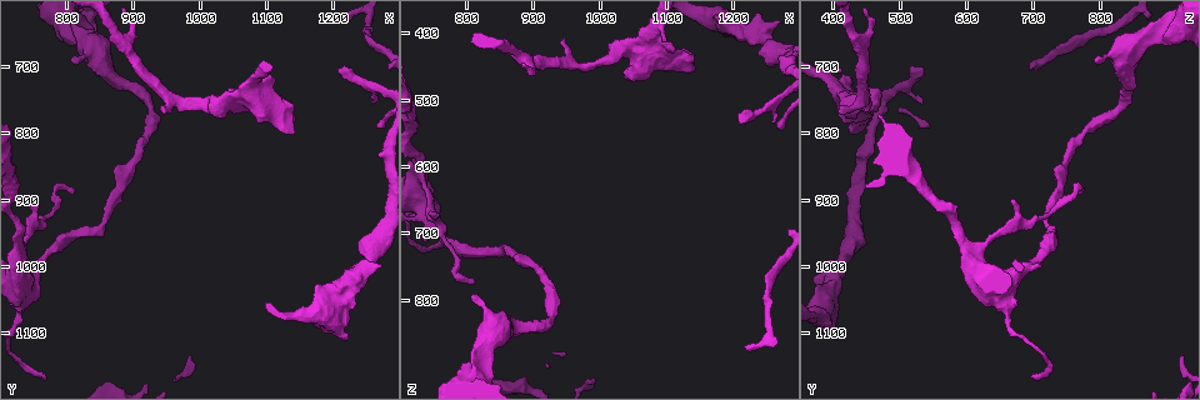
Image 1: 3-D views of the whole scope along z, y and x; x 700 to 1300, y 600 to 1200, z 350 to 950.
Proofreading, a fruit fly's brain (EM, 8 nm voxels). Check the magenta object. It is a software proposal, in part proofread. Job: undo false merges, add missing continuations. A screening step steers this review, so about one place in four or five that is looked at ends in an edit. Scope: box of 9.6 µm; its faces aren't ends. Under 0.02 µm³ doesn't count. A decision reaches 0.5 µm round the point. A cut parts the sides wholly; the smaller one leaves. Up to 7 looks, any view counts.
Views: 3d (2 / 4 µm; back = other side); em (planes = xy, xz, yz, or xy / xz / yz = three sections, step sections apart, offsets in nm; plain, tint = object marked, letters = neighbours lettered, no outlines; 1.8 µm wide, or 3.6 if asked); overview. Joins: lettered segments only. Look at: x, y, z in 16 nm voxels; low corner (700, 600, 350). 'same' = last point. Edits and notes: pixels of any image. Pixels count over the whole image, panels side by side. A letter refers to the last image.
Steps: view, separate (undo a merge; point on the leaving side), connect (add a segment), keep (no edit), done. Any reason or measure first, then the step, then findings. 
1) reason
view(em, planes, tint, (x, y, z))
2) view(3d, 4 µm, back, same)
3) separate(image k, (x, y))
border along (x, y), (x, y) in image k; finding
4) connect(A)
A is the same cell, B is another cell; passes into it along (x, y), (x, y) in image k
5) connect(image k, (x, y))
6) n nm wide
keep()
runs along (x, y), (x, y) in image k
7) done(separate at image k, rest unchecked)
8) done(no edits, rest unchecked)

view(em, yz, step 4, letters, (855, 930, 720))

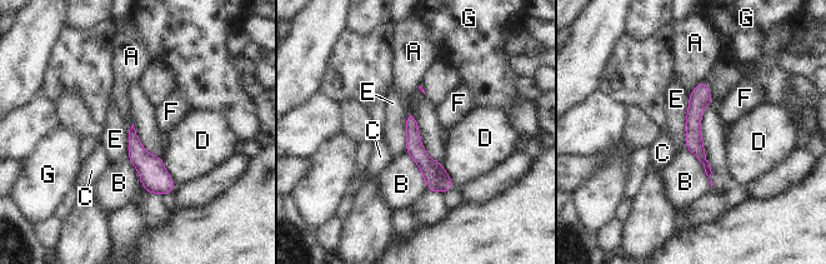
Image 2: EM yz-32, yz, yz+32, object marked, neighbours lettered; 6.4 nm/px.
keep()
A, B, C, D, E, F and G are other cells; runs along (702, 85), (694, 143), (707, 169) in image 2; one neuron here

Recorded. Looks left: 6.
branch stops here
view(3d, 2 µm, (950, 765, 410))

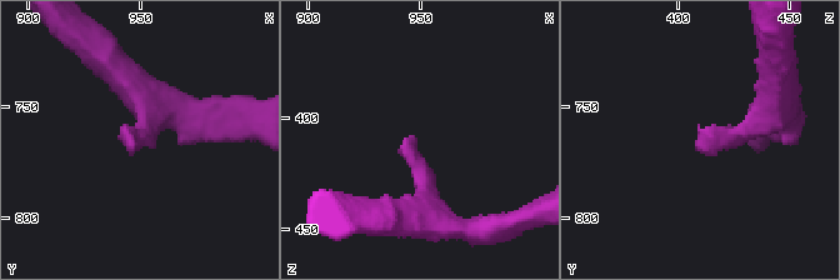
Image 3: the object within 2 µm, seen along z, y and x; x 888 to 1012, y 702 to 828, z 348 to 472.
view(em, planes, letters, (948, 766, 409))

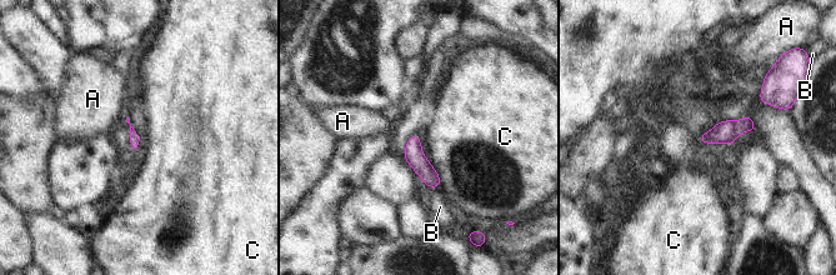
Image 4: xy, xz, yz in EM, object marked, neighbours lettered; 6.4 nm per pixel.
keep()
A, B and C are other cells; border along (430, 164), (440, 179), (440, 188) in image 4; no lettered segment goes on from it

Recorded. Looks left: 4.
an open end
view(em, planes, letters, (1210, 705, 530))

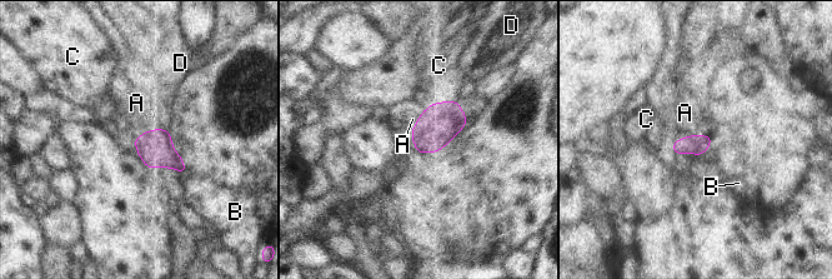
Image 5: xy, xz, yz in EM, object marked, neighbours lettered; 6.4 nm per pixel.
connect(A)
A is the same cell, B, C and D are other cells; passes into it along (697, 145), (691, 135), (685, 113) in image 5; it goes on there

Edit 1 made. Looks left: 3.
done(connect at image 5, rest unchecked)

